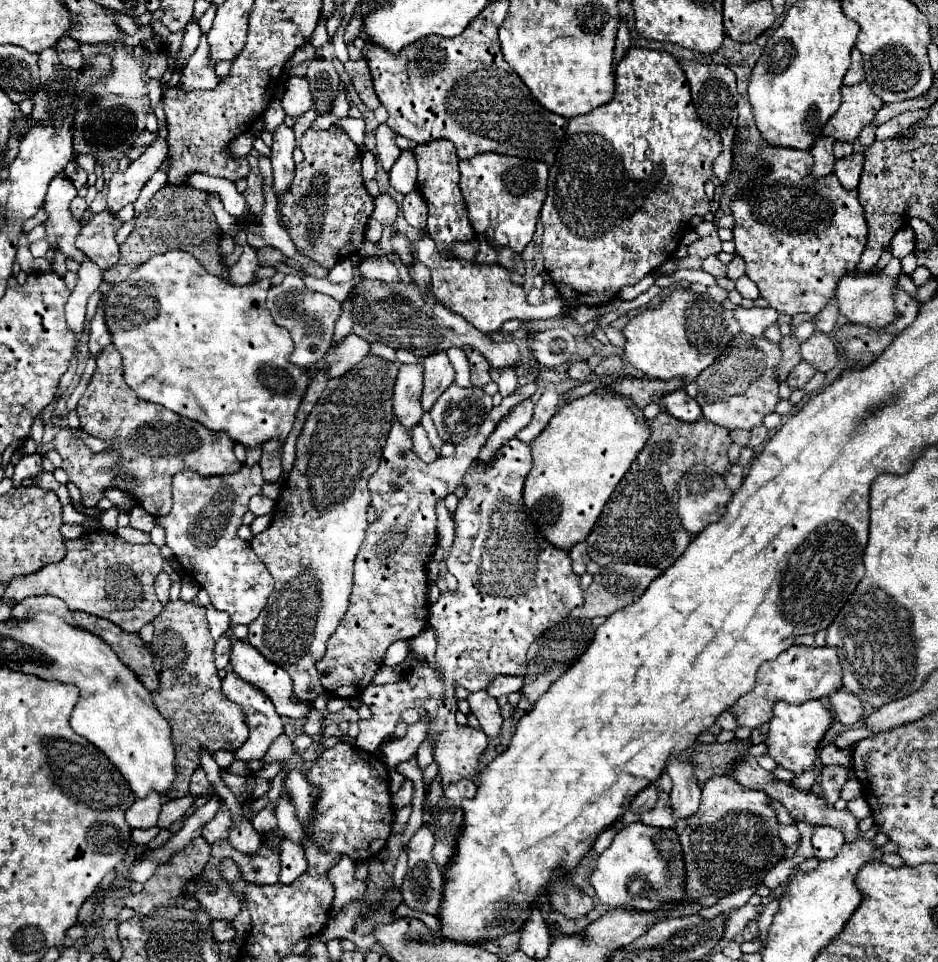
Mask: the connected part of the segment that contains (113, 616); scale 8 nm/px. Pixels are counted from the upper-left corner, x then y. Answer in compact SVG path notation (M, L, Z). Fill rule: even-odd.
M92 531L90 539L80 537L66 541L66 551L68 555L62 561L50 563L28 577L16 577L8 585L4 601L22 601L34 595L54 595L72 611L84 611L108 619L126 633L138 633L162 611L162 603L154 593L154 577L162 571L164 557L148 555L148 545L124 541L116 533L108 531Z

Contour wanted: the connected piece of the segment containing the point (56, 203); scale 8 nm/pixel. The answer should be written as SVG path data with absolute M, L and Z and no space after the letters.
M64 175L54 177L44 201L44 209L48 213L48 221L44 223L44 227L46 227L46 241L50 245L58 245L66 257L72 257L78 263L82 263L86 255L74 245L82 225L70 213L70 201L74 197L76 189L72 187L72 183Z

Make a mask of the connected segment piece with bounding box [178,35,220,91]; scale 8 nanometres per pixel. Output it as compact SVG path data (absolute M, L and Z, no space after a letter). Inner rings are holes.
M202 35L200 47L196 53L190 57L188 65L182 71L182 77L178 81L178 87L184 91L194 91L194 89L216 89L220 79L214 73L214 67L210 65L210 51L206 43L206 35Z

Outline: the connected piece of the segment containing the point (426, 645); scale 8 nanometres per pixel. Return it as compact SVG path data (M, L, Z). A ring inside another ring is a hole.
M426 627L420 635L410 639L410 643L412 643L412 651L414 653L422 655L432 667L436 667L436 659L434 659L436 639L434 639L434 629L432 627Z

